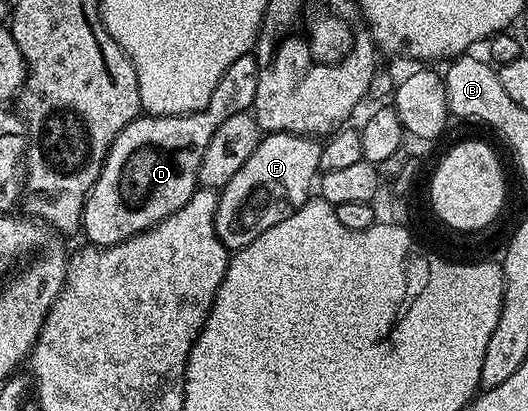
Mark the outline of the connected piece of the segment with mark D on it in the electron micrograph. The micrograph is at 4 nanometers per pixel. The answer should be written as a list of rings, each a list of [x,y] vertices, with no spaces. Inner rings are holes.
[[[255,55],[238,58],[230,62],[230,70],[222,74],[218,86],[214,86],[210,102],[202,110],[185,116],[141,114],[120,131],[118,138],[110,146],[102,170],[84,203],[82,232],[83,235],[88,235],[89,245],[111,248],[113,244],[120,244],[140,232],[150,230],[167,216],[173,216],[178,210],[182,210],[182,206],[192,200],[200,179],[200,159],[210,138],[214,138],[214,130],[218,130],[218,126],[222,126],[226,118],[234,118],[234,114],[242,114],[251,109],[254,94],[258,94],[259,69]]]

